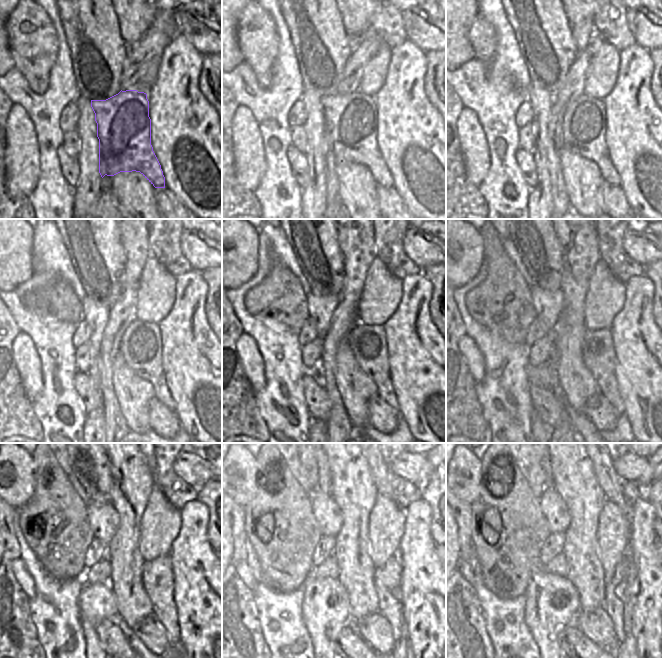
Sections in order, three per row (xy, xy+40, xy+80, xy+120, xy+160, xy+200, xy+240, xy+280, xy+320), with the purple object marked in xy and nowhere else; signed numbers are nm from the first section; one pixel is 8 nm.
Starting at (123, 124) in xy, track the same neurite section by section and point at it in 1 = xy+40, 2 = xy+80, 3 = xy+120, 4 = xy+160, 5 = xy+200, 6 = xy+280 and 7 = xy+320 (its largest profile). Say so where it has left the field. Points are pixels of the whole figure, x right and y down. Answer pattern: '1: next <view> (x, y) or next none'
1: next xy+40 (351, 119)
2: next xy+80 (584, 122)
3: next xy+120 (140, 347)
4: next xy+160 (368, 344)
5: next xy+200 (598, 352)
6: next xy+280 (387, 578)
7: next xy+320 (613, 605)

